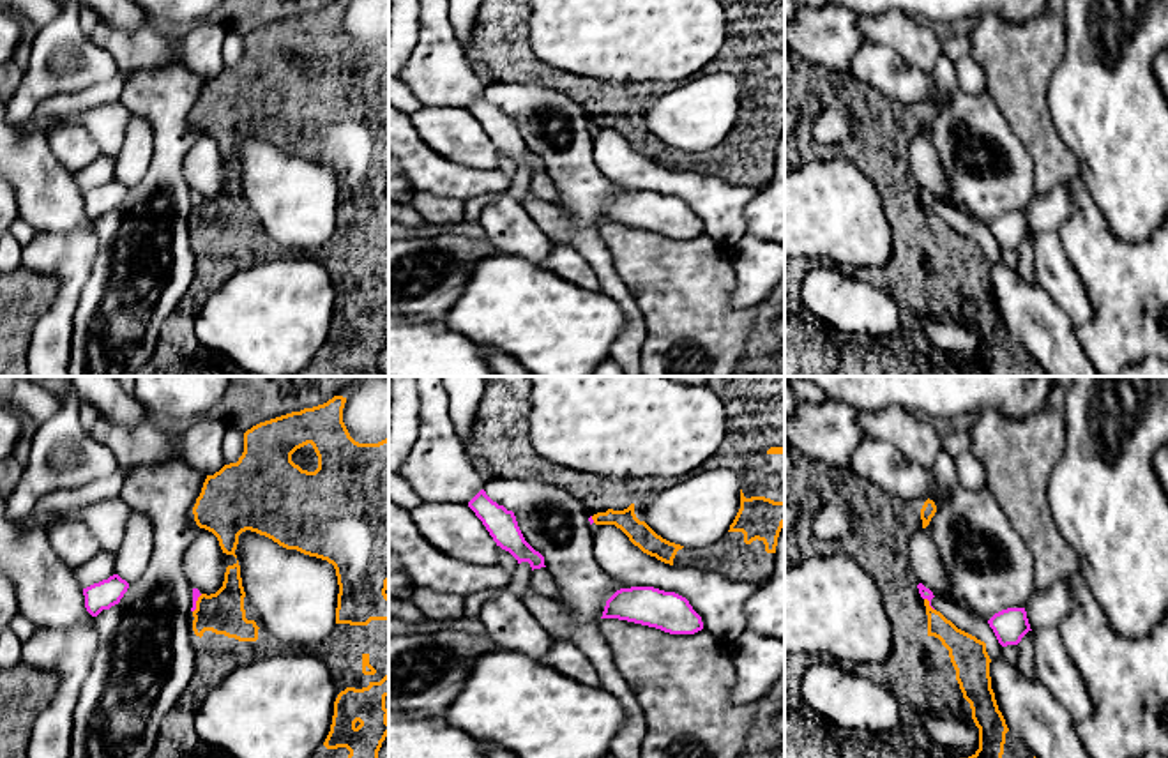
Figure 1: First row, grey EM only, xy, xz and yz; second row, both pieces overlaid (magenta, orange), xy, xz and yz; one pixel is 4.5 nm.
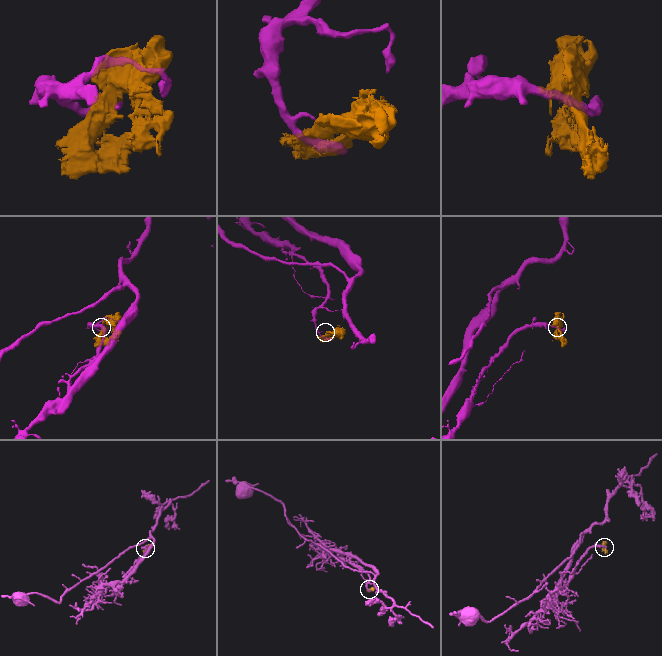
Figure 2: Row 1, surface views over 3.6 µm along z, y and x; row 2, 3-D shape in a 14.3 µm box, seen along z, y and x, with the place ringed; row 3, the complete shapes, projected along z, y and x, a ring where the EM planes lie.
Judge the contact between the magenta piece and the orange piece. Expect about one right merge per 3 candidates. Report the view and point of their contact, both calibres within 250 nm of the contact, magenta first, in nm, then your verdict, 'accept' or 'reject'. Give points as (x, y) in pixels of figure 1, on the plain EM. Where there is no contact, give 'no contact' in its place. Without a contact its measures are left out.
yz (930, 209) | 50/140 nm | reject

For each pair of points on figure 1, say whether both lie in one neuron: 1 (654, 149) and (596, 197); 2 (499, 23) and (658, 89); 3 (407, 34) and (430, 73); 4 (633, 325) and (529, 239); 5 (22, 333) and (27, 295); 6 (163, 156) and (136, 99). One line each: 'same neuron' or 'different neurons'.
1: different neurons
2: same neuron
3: different neurons
4: different neurons
5: same neuron
6: same neuron

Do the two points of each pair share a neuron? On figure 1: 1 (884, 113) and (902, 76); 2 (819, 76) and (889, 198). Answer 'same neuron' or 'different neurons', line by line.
1: different neurons
2: same neuron

